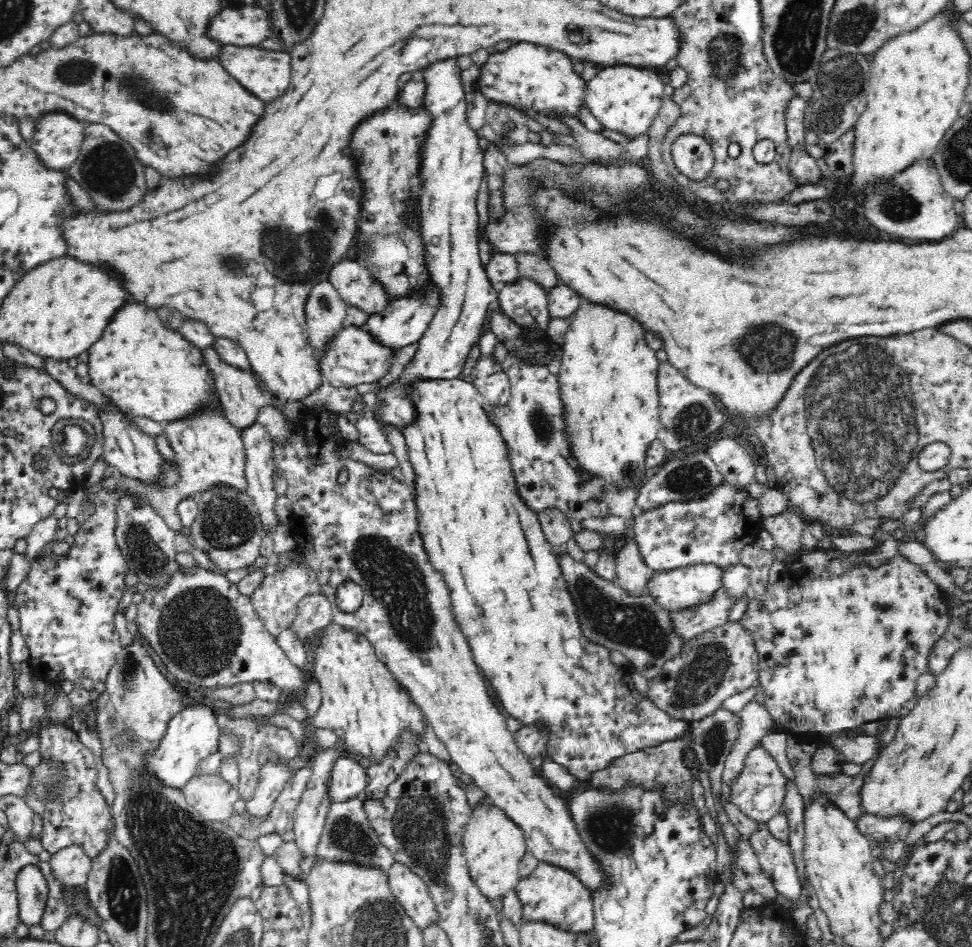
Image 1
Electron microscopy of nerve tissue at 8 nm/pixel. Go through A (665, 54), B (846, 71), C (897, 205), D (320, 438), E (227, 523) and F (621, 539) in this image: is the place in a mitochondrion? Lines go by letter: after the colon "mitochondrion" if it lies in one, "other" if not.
A: other
B: mitochondrion
C: mitochondrion
D: other
E: mitochondrion
F: other

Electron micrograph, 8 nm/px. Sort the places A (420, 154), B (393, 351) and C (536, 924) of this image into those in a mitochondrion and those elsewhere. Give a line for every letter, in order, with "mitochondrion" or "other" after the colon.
A: other
B: other
C: other

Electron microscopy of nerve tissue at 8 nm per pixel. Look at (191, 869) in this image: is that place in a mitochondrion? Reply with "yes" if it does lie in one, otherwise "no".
yes

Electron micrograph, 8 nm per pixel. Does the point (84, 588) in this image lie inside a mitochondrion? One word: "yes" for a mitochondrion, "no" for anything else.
no

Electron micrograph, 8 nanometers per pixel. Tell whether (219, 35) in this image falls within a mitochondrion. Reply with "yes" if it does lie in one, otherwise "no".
no

